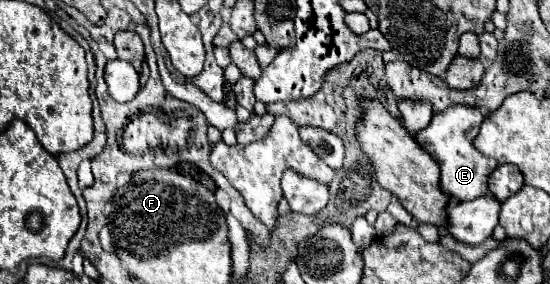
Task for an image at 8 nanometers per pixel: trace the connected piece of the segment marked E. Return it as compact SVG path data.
M454 104L444 112L434 114L428 128L420 130L416 136L418 144L440 164L442 190L448 196L458 198L460 202L484 196L488 192L488 176L498 166L496 160L484 156L474 148L474 138L480 132L482 120L484 120L484 112L480 112L480 108L464 108L462 104Z

